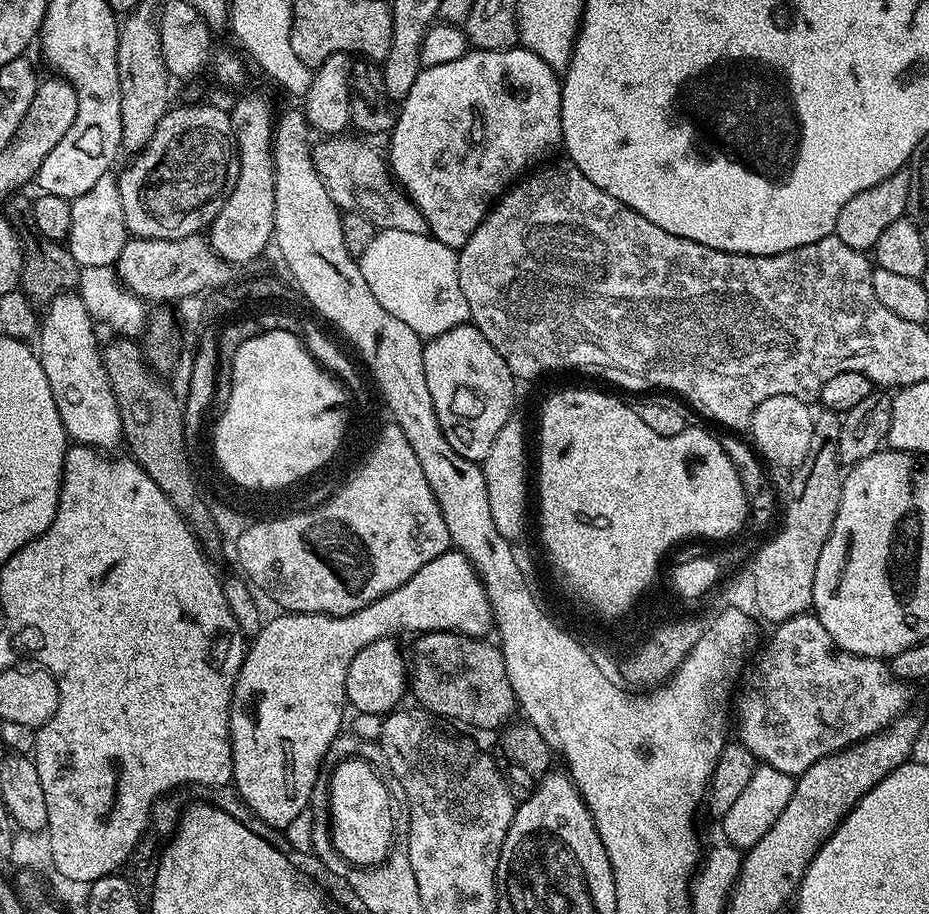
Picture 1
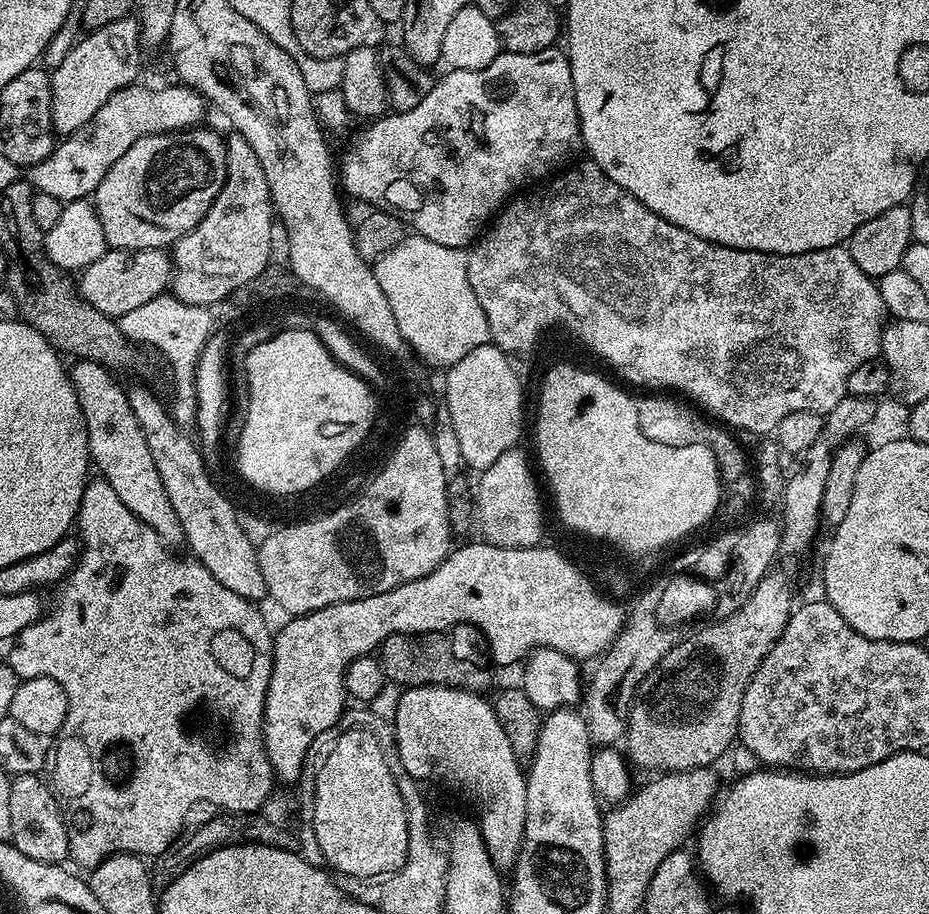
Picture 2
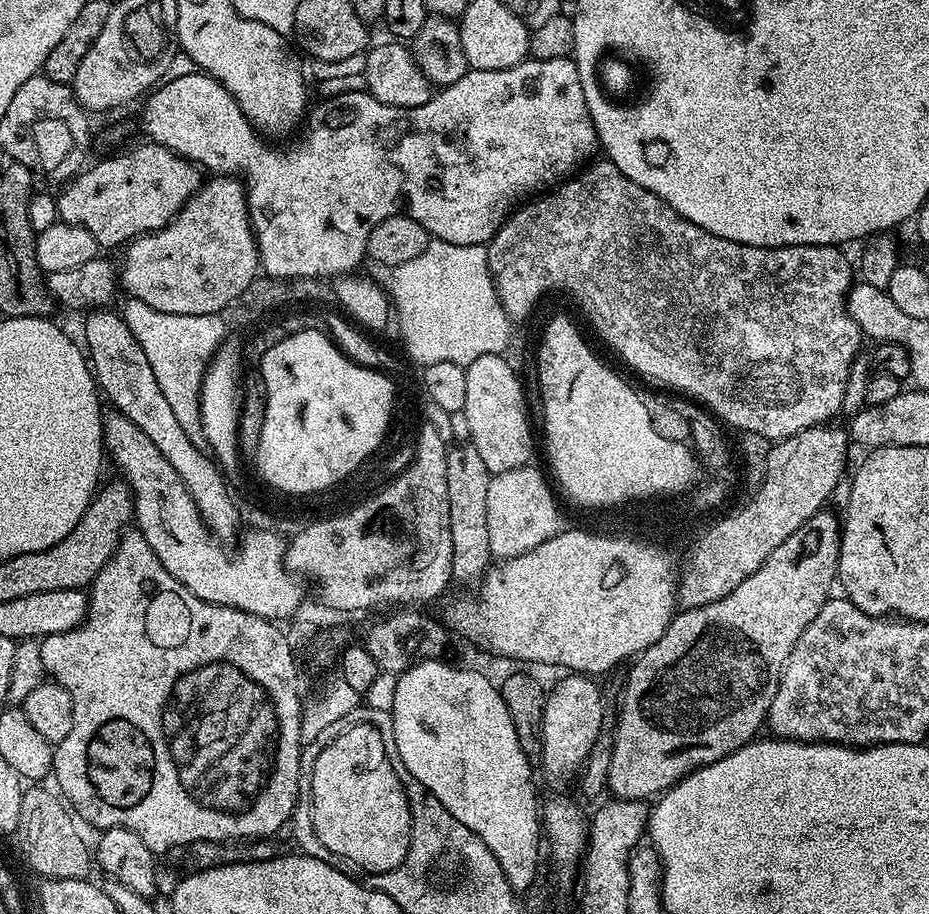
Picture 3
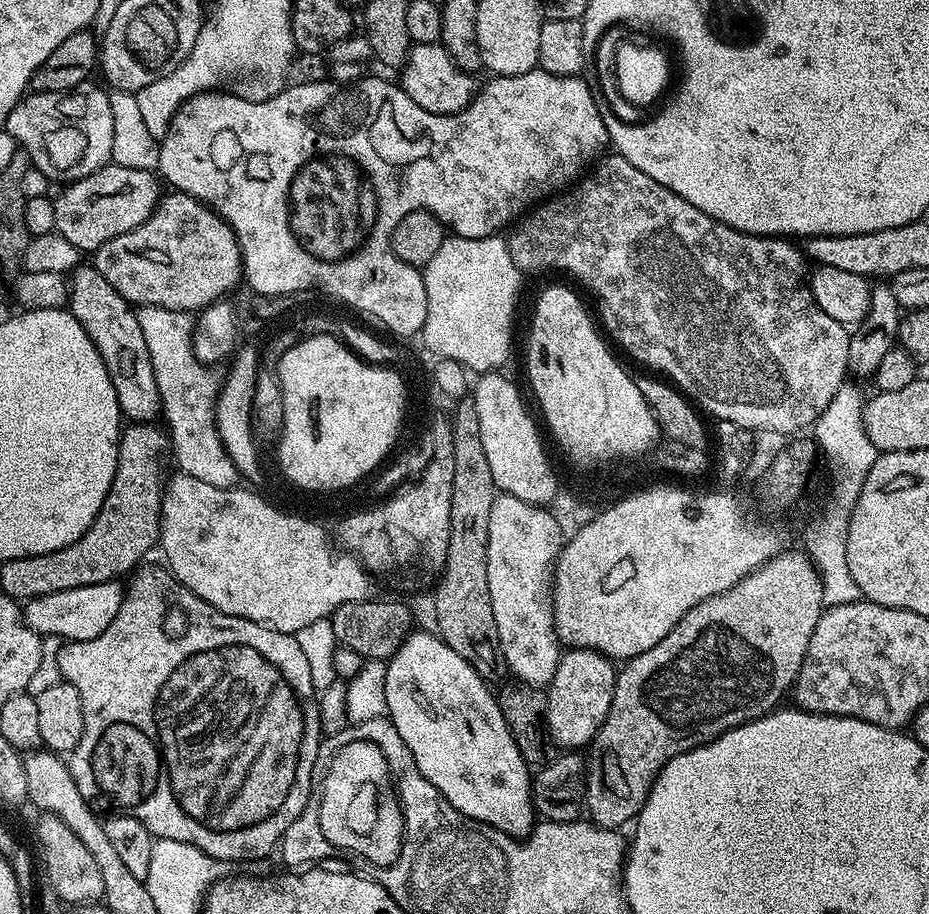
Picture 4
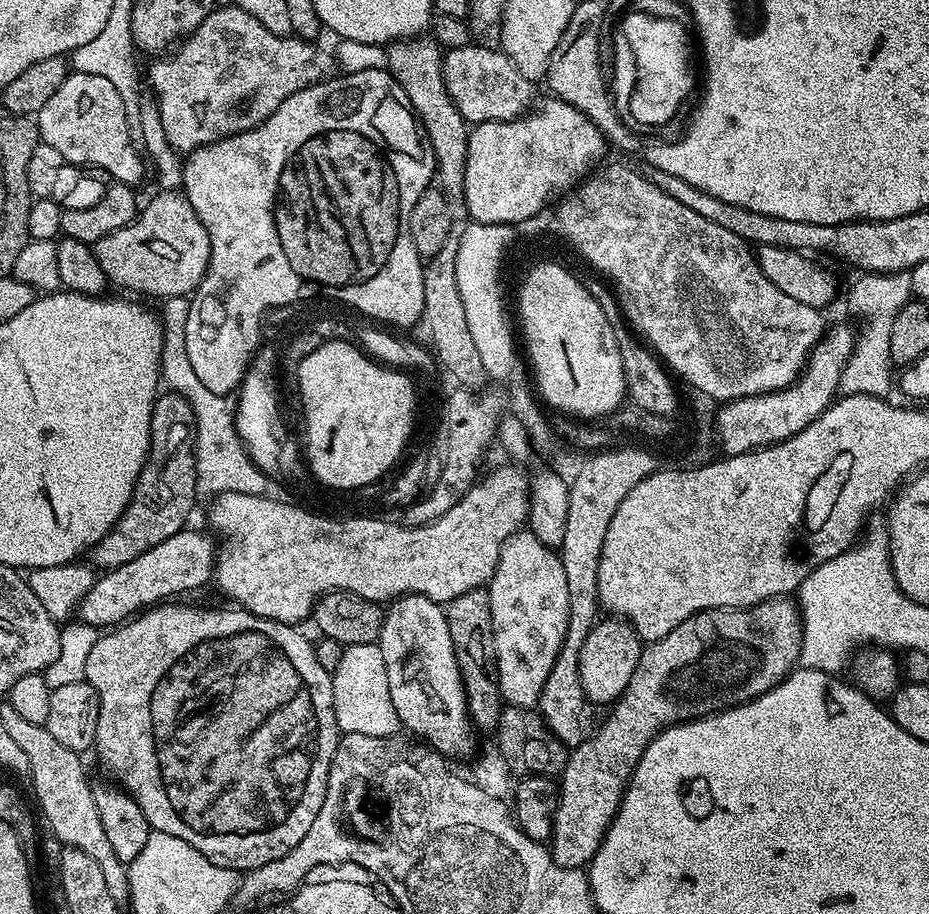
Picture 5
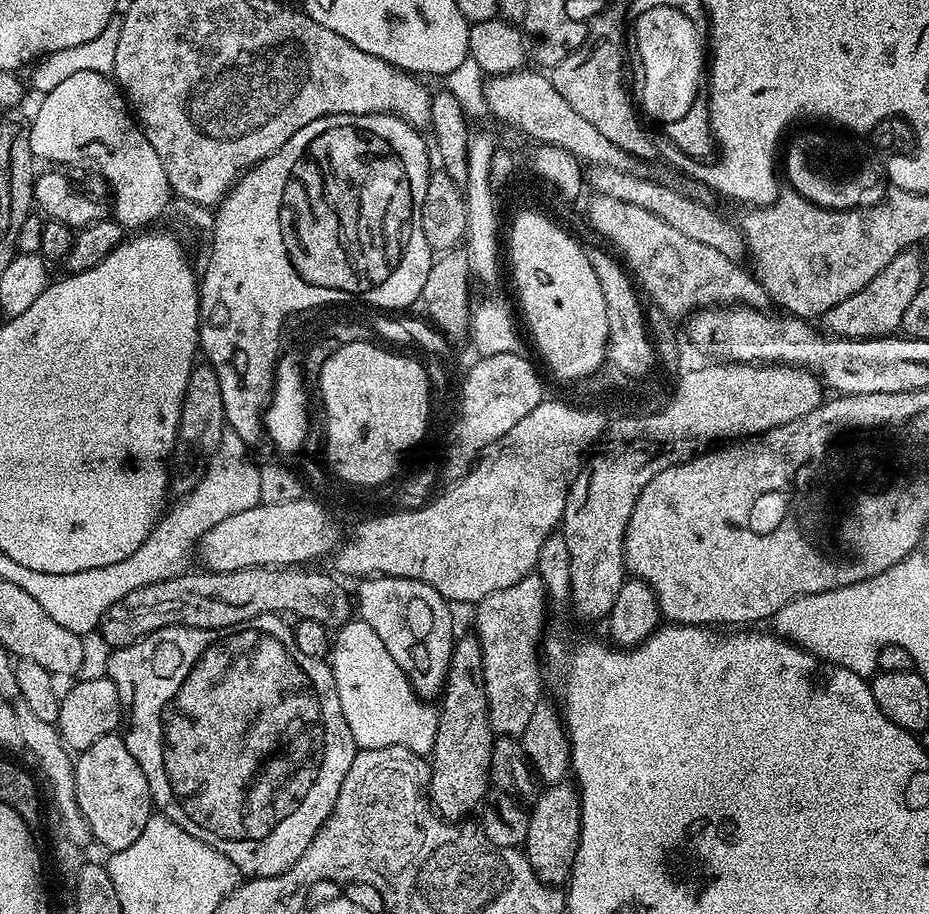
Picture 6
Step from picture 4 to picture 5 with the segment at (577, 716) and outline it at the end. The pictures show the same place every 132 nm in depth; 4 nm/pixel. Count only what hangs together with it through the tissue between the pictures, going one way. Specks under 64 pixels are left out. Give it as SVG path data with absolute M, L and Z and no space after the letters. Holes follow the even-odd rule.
M619 618L601 619L586 634L586 642L582 642L582 650L578 658L578 674L582 682L584 696L593 705L611 705L619 700L626 690L630 678L634 678L634 666L638 666L638 658L642 651L640 635L634 631L627 620Z

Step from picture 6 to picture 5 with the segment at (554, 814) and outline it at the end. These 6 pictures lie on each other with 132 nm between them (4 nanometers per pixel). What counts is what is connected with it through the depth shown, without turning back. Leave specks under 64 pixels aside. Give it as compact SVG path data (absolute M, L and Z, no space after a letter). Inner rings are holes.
M777 598L767 600L761 604L755 604L752 608L711 608L705 612L696 612L686 622L674 626L666 638L649 643L641 651L638 658L638 666L634 666L634 678L626 686L624 693L620 695L619 700L611 705L612 713L608 716L608 721L600 729L593 731L588 739L569 751L568 761L564 771L558 777L558 799L556 802L556 814L552 822L552 839L550 841L550 851L552 860L558 862L563 868L583 869L592 863L594 854L600 848L604 835L608 833L608 827L612 825L612 819L620 810L620 803L624 801L624 790L628 786L628 781L632 779L632 772L636 764L642 758L644 747L651 742L655 736L664 731L665 728L671 728L673 724L682 724L685 720L698 720L702 716L711 716L713 712L722 712L726 708L736 708L739 704L747 704L749 700L757 700L762 694L769 692L775 684L781 684L800 664L800 651L802 650L802 618L797 601L792 598Z

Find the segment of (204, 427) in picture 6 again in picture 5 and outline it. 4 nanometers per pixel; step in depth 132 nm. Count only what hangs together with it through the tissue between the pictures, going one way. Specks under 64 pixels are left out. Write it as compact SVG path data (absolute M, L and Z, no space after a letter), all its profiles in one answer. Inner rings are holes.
M171 390L159 393L152 407L150 418L150 446L148 461L138 474L138 482L132 491L126 510L114 522L112 529L90 550L90 564L96 570L113 570L118 566L126 566L126 562L138 558L138 554L146 554L146 550L154 550L158 542L166 542L166 538L174 538L174 534L185 531L188 519L192 516L192 507L198 501L196 491L196 445L194 443L194 410L190 410L190 402Z

